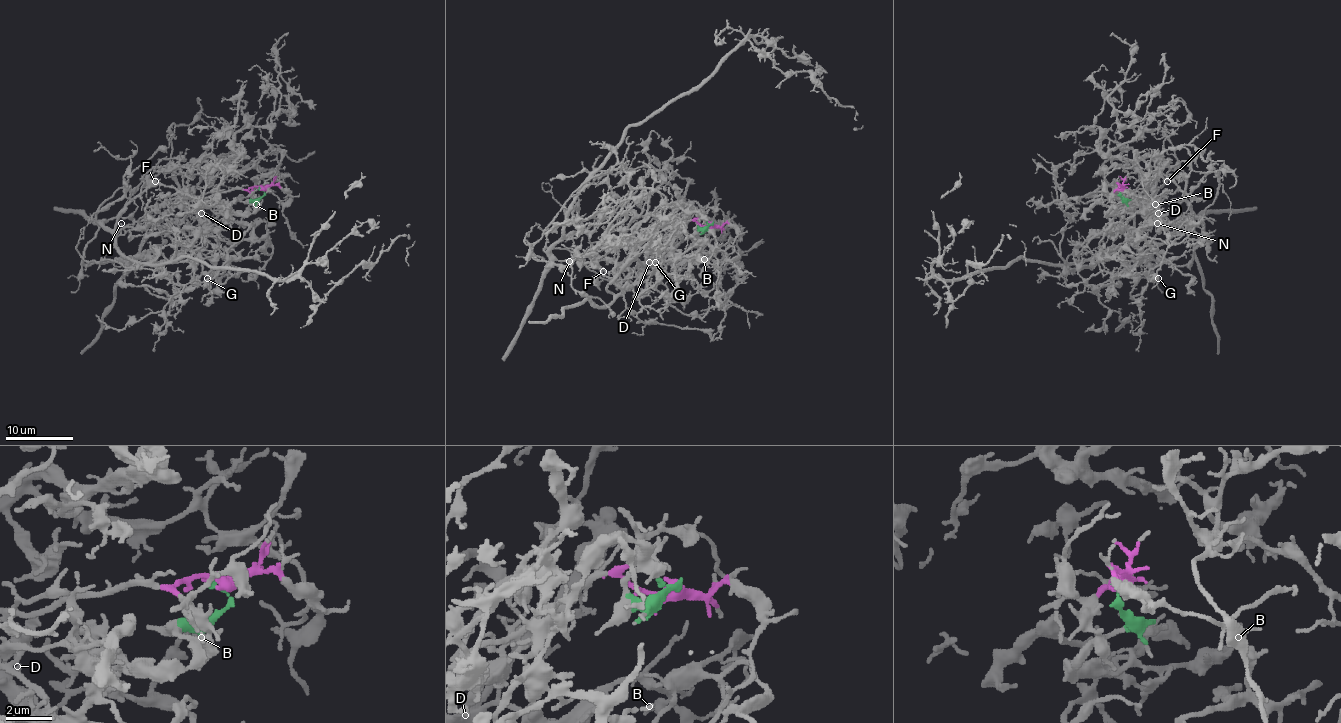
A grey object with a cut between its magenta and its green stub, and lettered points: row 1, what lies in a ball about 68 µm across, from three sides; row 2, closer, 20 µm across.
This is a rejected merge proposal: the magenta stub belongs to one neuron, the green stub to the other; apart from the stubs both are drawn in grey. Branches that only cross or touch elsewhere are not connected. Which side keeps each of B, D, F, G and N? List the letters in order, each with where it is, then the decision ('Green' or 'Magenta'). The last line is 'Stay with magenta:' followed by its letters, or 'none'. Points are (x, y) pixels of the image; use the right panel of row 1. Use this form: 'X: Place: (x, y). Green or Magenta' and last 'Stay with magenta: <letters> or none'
B: Place: (1155, 204). Green
D: Place: (1158, 213). Green
F: Place: (1167, 181). Magenta
G: Place: (1158, 278). Green
N: Place: (1157, 223). Magenta
Stay with magenta: F, N

